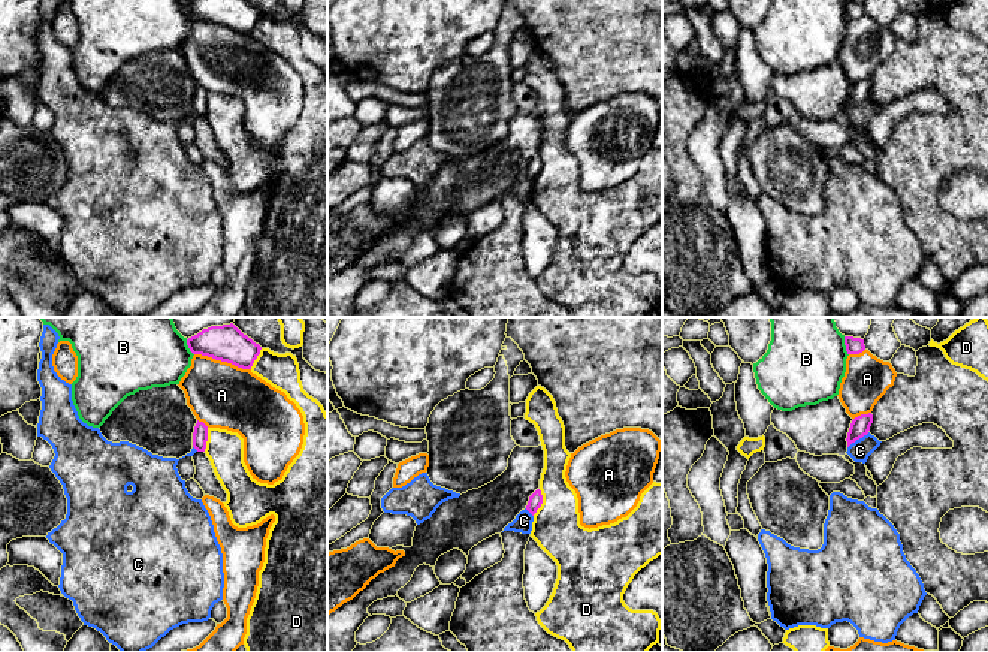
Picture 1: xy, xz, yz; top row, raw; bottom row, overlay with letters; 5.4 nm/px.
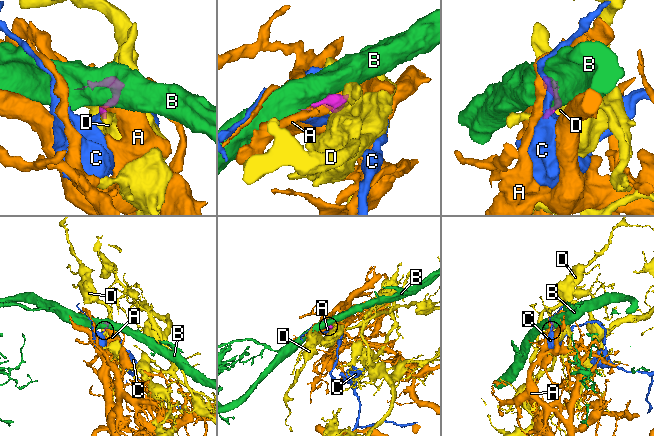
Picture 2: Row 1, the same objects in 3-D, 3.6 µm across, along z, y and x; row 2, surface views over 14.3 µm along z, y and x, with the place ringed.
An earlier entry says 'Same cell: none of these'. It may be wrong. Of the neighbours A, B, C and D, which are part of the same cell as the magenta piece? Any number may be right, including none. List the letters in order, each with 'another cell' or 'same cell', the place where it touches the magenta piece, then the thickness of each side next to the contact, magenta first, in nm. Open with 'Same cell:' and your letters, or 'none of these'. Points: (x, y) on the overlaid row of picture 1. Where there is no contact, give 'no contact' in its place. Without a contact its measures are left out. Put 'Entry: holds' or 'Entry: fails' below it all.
Same cell: none of these
A: another cell; meets magenta in xy at (223, 361); 200 nm thick on the magenta side, 360 nm on the other
B: another cell; meets magenta in yz at (845, 344); 100 nm thick on the magenta side, 440 nm on the other
C: another cell; meets magenta in yz at (858, 438); 110 nm thick on the magenta side, 120 nm on the other
D: another cell; meets magenta in xz at (541, 503); 80 nm thick on the magenta side, 260 nm on the other
Entry: holds

